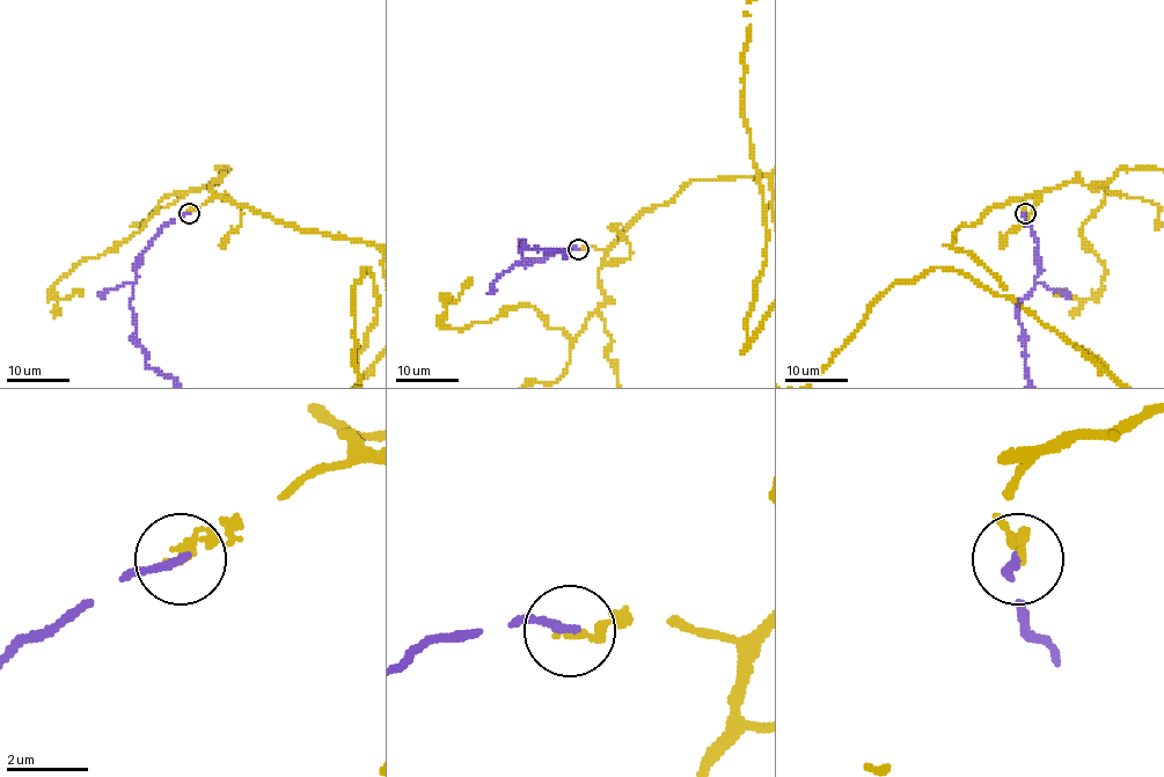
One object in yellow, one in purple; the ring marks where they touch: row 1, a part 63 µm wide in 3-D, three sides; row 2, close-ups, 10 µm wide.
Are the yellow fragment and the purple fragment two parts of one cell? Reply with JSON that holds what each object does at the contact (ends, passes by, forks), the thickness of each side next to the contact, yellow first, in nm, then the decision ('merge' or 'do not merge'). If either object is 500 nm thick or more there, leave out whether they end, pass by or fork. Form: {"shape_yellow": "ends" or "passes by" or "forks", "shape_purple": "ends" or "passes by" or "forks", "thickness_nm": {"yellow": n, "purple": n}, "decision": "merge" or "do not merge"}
{"shape_yellow": "ends", "shape_purple": "ends", "thickness_nm": {"yellow": 170, "purple": 220}, "decision": "merge"}

